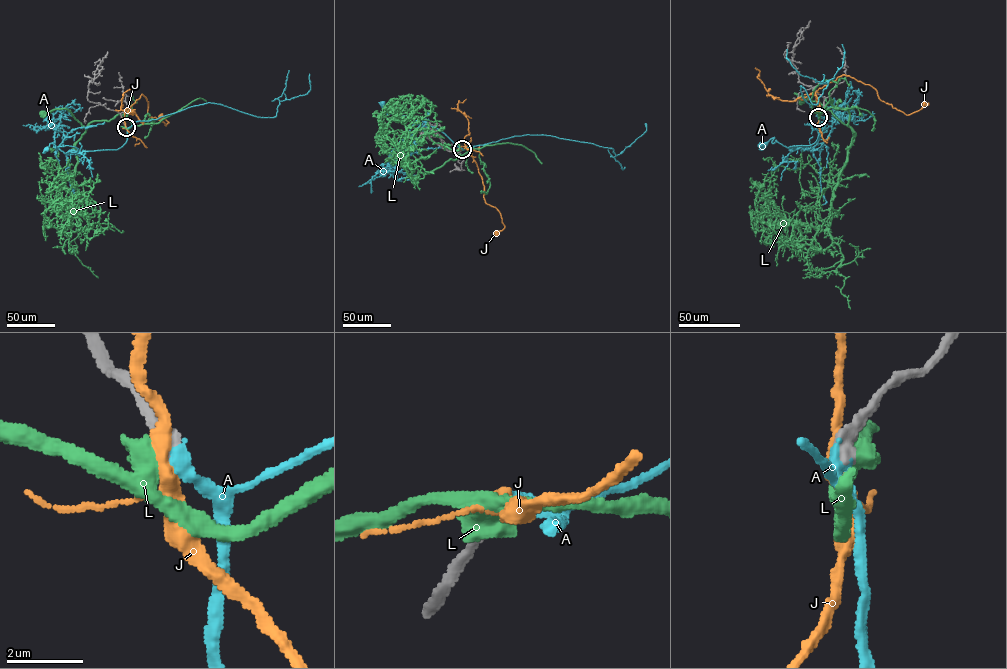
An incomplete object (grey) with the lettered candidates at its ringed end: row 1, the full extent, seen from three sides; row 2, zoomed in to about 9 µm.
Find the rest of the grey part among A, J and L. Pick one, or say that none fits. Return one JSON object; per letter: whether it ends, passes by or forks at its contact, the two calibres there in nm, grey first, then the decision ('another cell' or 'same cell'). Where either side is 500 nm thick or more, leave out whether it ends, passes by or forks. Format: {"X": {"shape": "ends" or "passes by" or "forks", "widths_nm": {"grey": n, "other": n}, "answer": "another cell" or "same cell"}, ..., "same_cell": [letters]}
{"A": {"widths_nm": {"grey": 500, "other": 340}, "answer": "same cell"}, "J": {"widths_nm": {"grey": 500, "other": 300}, "answer": "another cell"}, "L": {"widths_nm": {"grey": 500, "other": 850}, "answer": "another cell"}, "same_cell": ["A"]}

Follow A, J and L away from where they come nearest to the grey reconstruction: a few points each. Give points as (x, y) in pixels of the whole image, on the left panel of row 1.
A: (126, 127), (127, 141), (117, 149), (74, 152), (78, 149), (55, 148), (51, 143), (46, 150)
J: (126, 127), (125, 111), (142, 94), (148, 102), (149, 116), (166, 125), (168, 122), (159, 116)
L: (126, 127), (131, 122), (117, 114), (109, 121), (91, 121), (84, 133), (86, 129), (66, 108), (43, 114)

